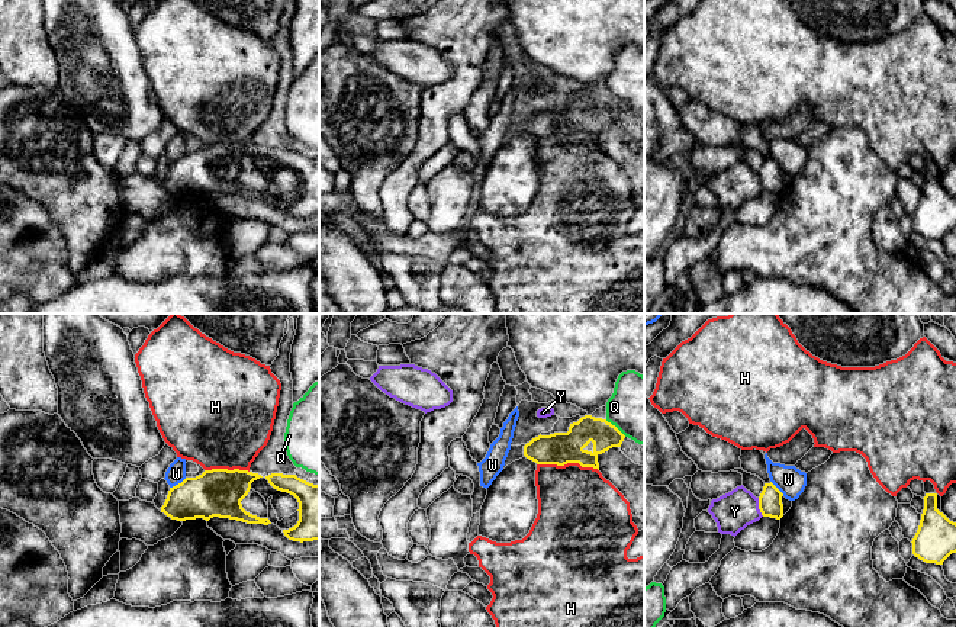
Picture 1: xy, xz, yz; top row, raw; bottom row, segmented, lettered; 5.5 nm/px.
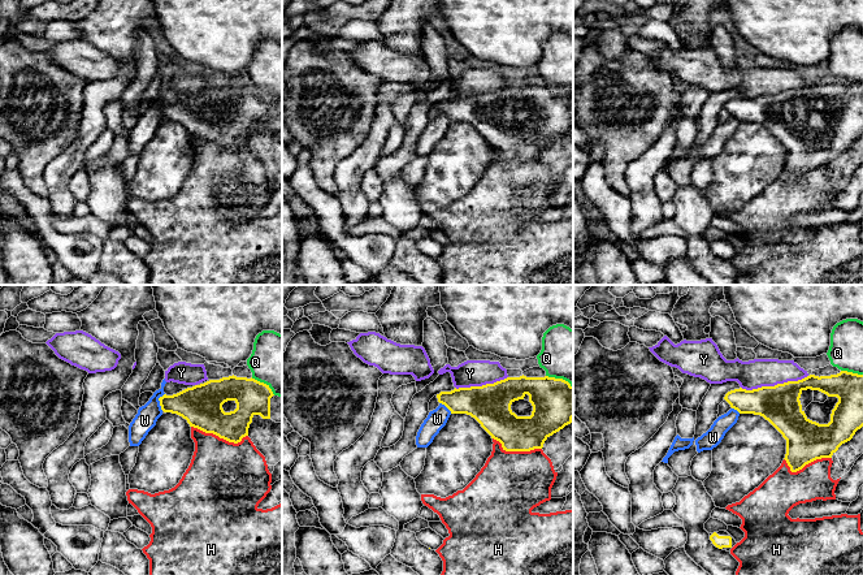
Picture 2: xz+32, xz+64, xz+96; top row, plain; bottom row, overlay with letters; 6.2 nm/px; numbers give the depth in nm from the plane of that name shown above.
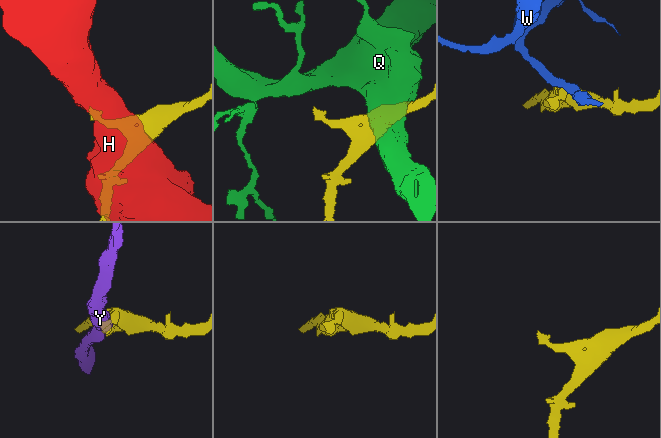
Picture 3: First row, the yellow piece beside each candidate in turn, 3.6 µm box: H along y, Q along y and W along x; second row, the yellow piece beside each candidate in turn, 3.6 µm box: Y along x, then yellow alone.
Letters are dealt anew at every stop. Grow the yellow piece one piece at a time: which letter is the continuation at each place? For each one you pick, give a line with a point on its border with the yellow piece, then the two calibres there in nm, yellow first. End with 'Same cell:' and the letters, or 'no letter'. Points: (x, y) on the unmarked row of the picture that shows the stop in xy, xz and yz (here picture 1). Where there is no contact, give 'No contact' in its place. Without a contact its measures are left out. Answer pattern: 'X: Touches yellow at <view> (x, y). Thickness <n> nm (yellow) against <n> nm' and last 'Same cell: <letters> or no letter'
Same cell: no letter

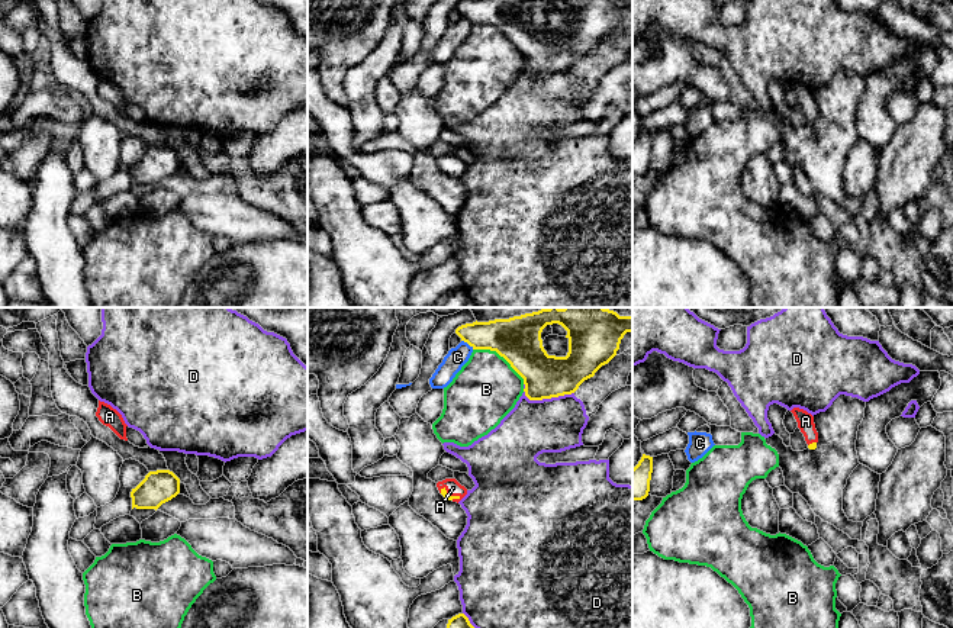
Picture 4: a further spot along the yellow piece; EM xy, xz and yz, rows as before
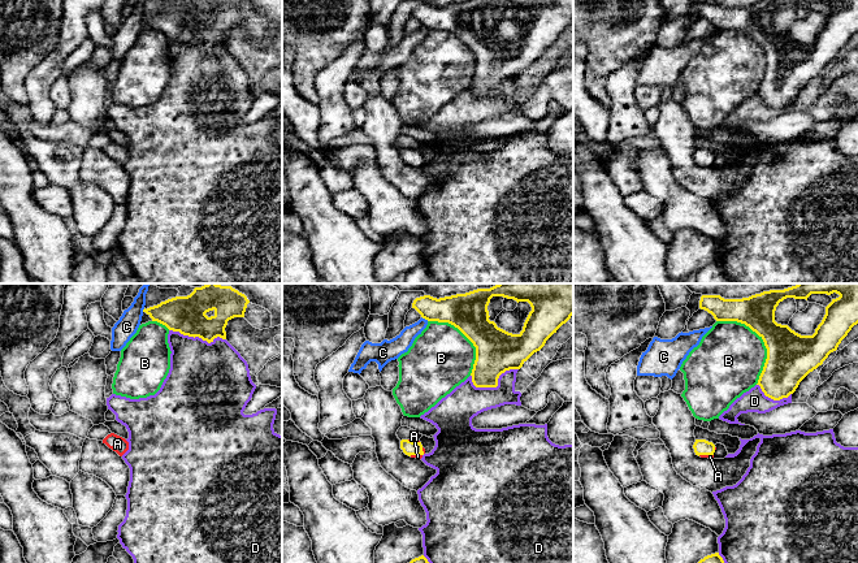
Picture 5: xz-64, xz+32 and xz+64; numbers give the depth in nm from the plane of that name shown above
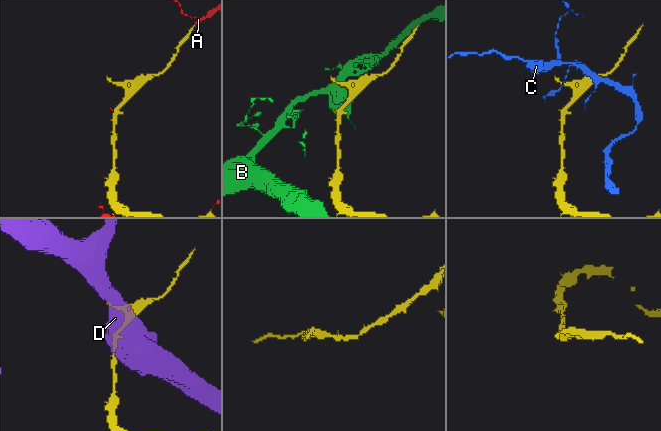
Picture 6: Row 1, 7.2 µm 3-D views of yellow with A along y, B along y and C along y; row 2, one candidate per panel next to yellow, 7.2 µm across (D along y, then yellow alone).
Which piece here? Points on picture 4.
A: Touches yellow at xz (450, 171). Thickness 30 nm (yellow) against 90 nm
Same cell: A

